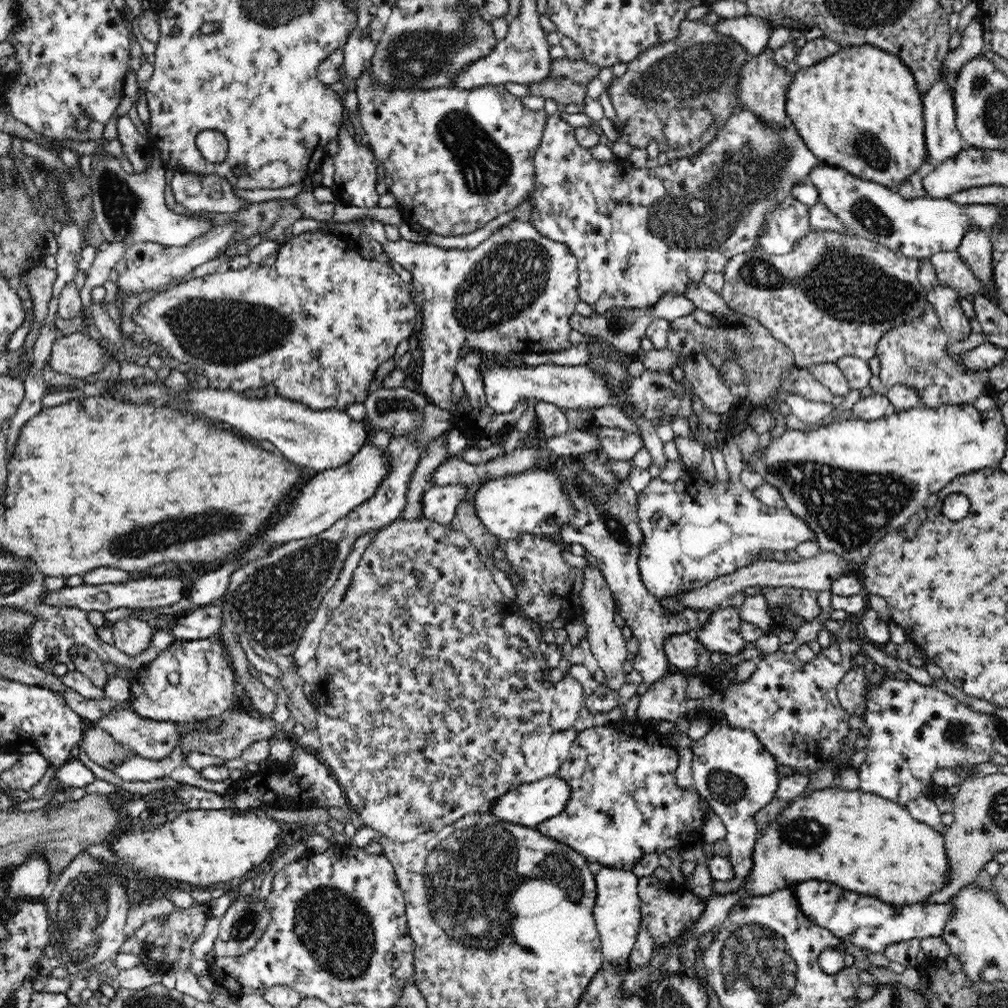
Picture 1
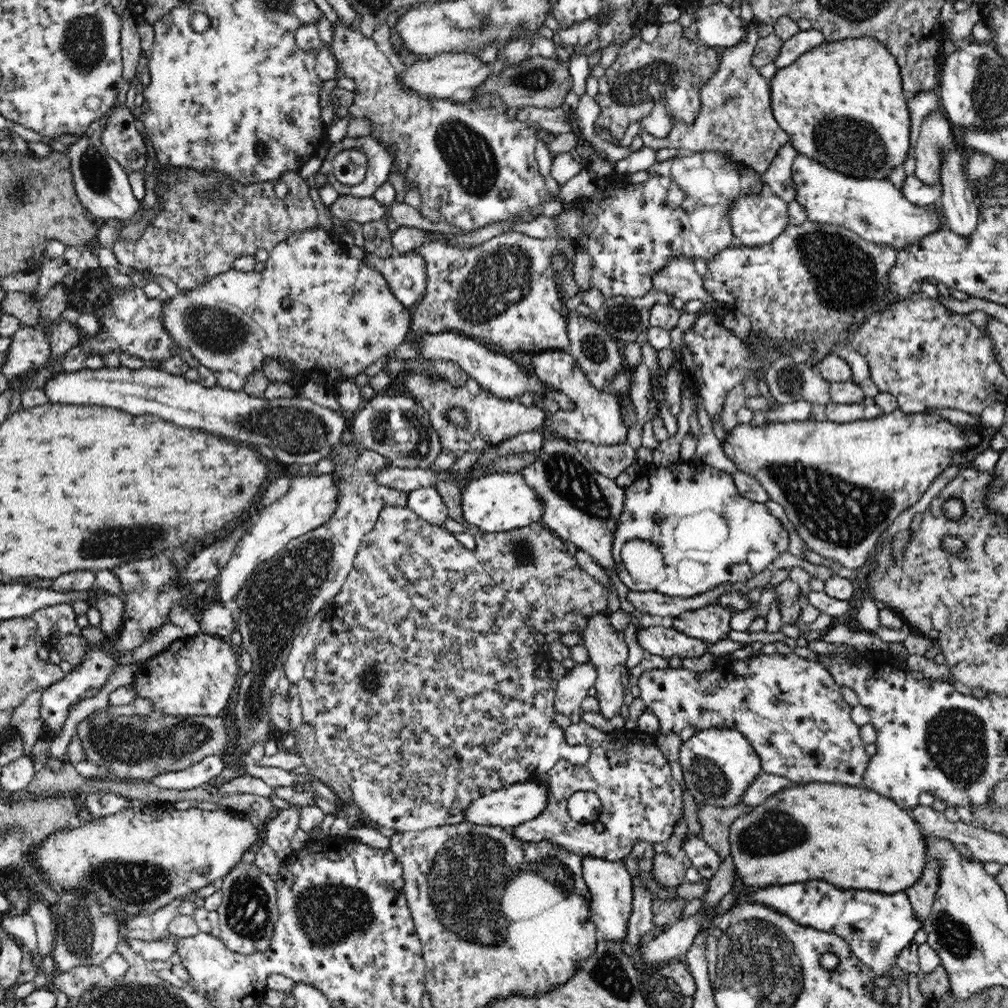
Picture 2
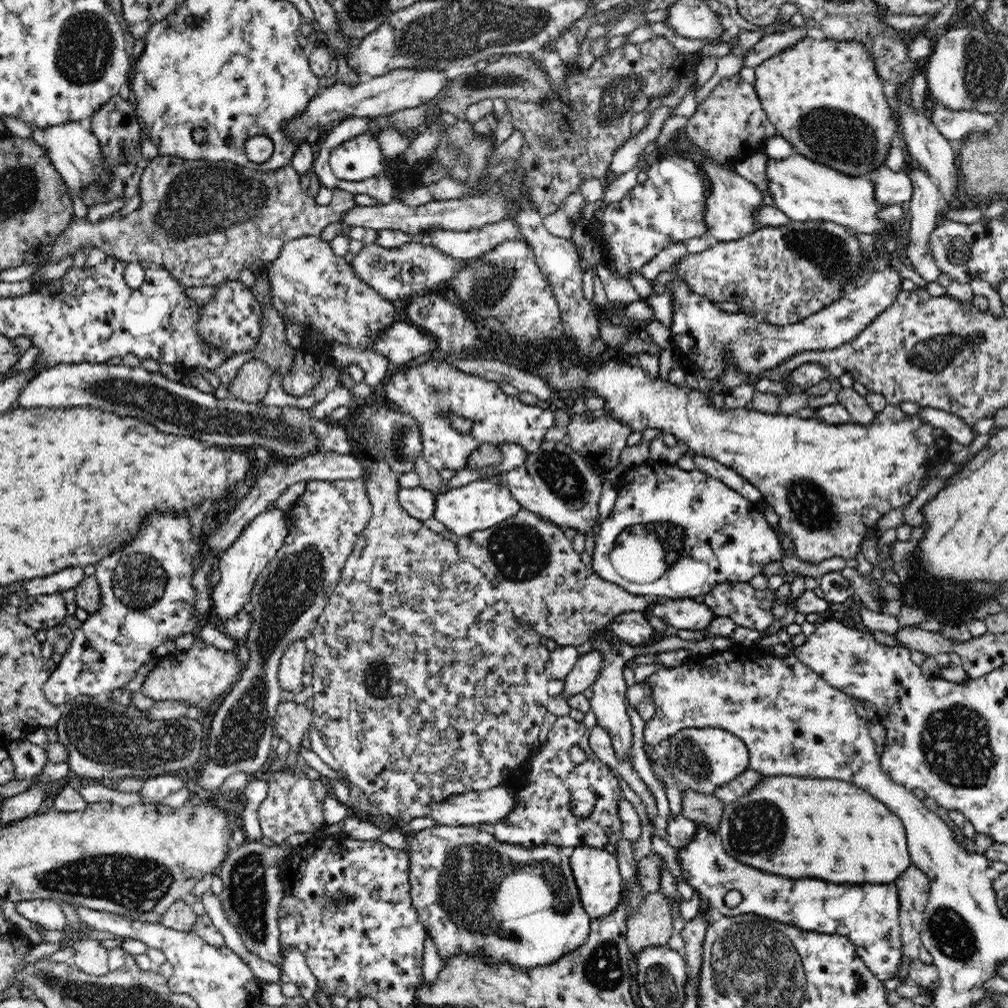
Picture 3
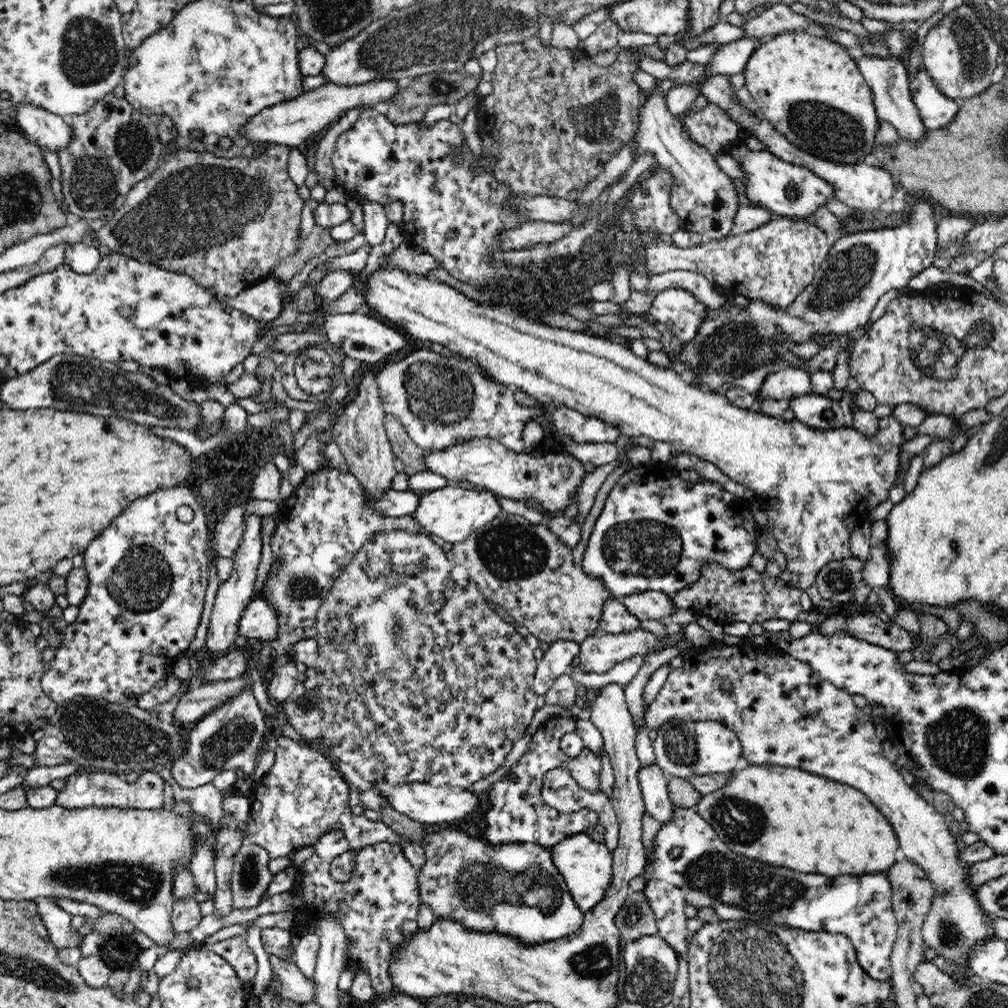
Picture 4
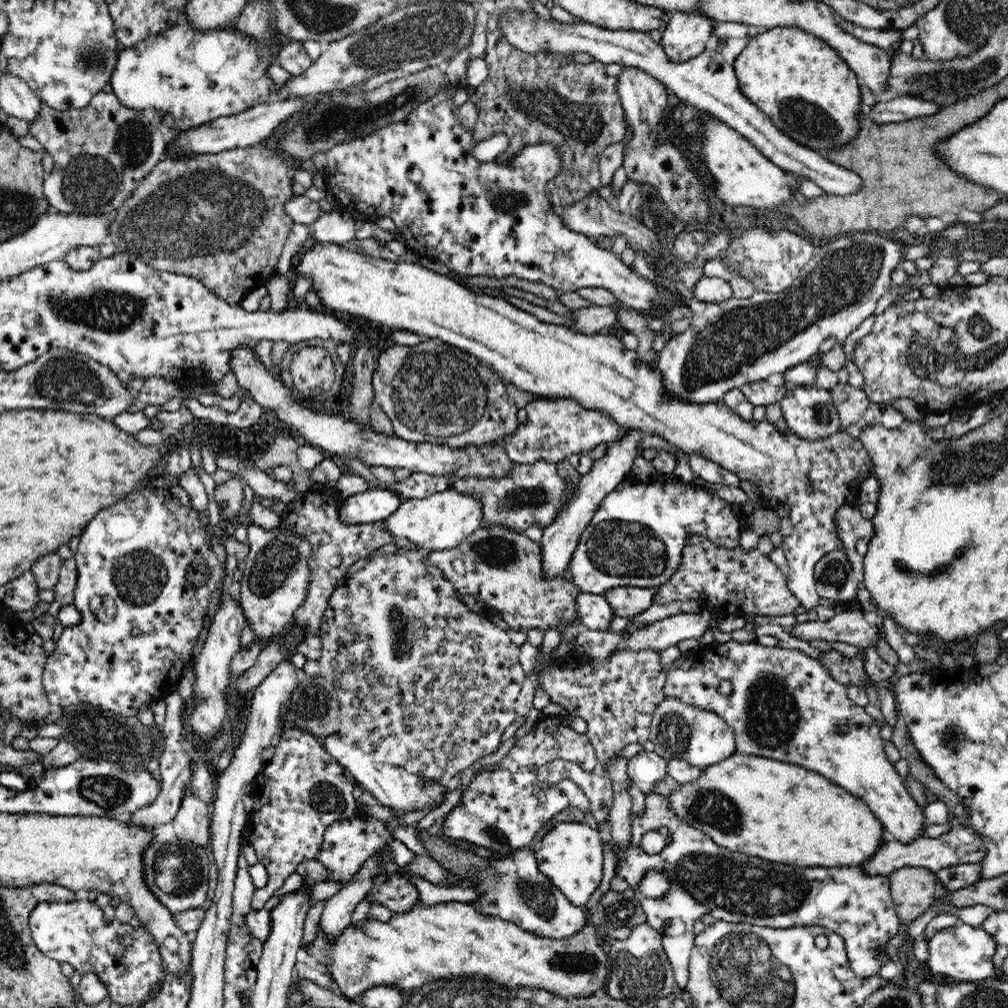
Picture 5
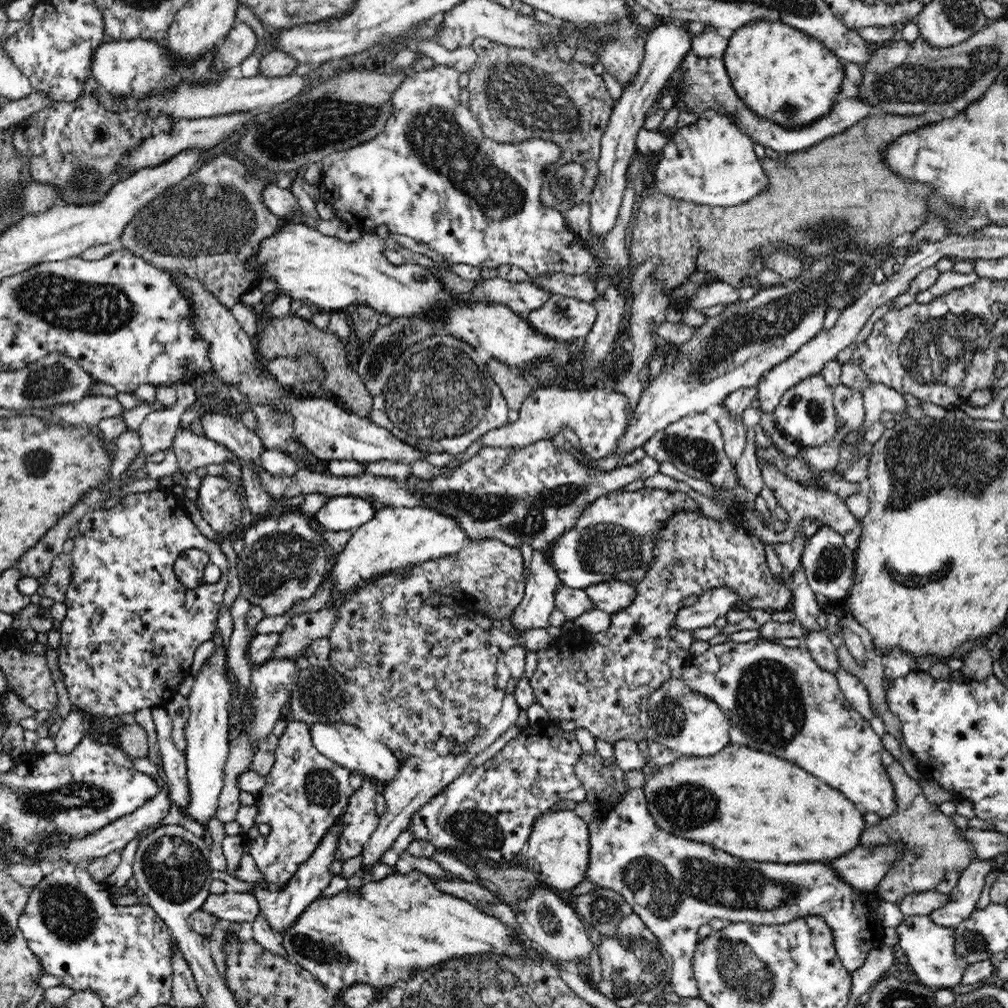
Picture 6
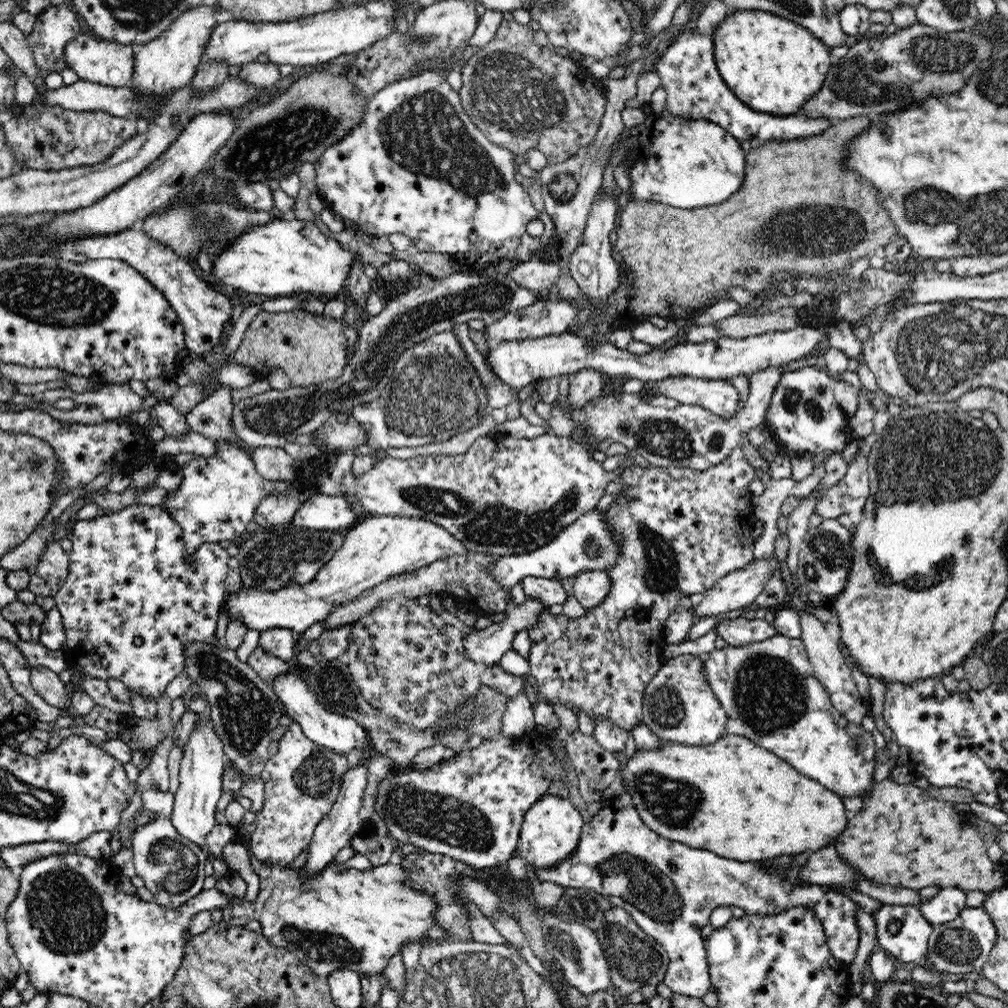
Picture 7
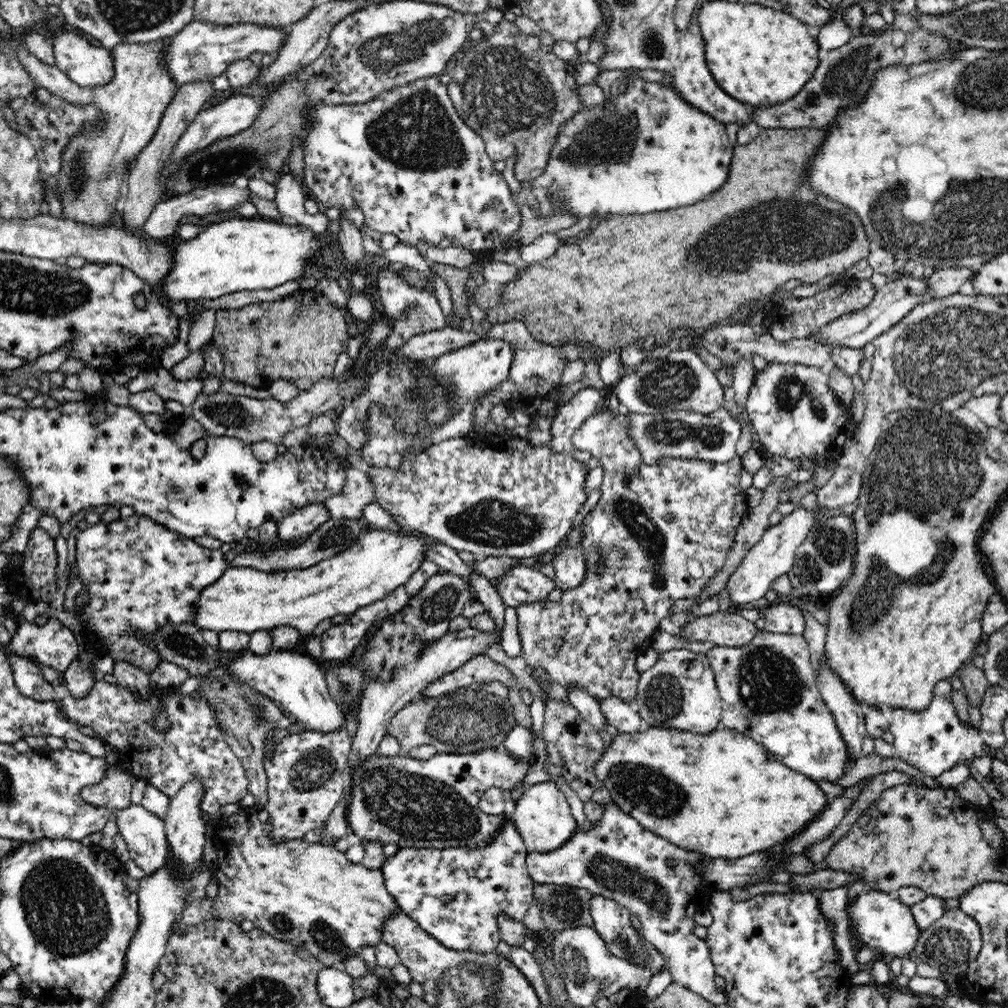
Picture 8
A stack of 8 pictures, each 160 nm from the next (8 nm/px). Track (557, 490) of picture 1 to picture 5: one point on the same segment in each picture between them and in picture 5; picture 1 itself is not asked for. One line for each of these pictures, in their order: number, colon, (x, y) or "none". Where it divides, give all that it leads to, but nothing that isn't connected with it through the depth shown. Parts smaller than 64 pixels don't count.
2: (500, 502)
3: (481, 504)
4: (452, 513)
5: (441, 521)

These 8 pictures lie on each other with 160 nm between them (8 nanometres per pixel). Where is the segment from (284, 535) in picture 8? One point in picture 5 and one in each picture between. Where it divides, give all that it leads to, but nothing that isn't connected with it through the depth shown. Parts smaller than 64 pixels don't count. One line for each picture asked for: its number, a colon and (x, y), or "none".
5: (374, 505)
6: (340, 513)
7: (320, 512)

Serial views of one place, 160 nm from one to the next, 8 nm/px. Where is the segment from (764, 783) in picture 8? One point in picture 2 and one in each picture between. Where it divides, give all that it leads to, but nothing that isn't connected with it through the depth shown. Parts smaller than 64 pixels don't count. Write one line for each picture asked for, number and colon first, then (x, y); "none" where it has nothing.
2: (852, 837)
3: (828, 829)
4: (784, 816)
5: (781, 812)
6: (755, 806)
7: (734, 798)

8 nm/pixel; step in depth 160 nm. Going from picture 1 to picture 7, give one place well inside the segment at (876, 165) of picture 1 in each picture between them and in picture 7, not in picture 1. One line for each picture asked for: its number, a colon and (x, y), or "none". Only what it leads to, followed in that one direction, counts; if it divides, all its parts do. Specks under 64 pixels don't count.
2: (842, 103)
3: (824, 97)
4: (810, 90)
5: (799, 82)
6: (783, 74)
7: (774, 65)

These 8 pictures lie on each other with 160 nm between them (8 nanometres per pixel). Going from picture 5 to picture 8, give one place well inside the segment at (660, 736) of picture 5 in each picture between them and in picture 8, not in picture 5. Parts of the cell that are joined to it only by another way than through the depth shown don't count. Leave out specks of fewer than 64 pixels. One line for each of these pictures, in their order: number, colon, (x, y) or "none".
6: (686, 722)
7: (679, 706)
8: (679, 692)

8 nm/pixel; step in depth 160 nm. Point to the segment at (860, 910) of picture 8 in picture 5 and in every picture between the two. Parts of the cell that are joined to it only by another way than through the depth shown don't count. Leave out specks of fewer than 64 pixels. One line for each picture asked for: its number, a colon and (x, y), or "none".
5: (962, 953)
6: (929, 948)
7: (902, 931)

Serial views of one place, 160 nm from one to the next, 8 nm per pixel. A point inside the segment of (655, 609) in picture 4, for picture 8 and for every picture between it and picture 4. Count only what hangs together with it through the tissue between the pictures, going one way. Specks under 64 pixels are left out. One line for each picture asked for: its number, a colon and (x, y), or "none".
5: (629, 601)
6: (612, 596)
7: (590, 587)
8: (569, 562)

